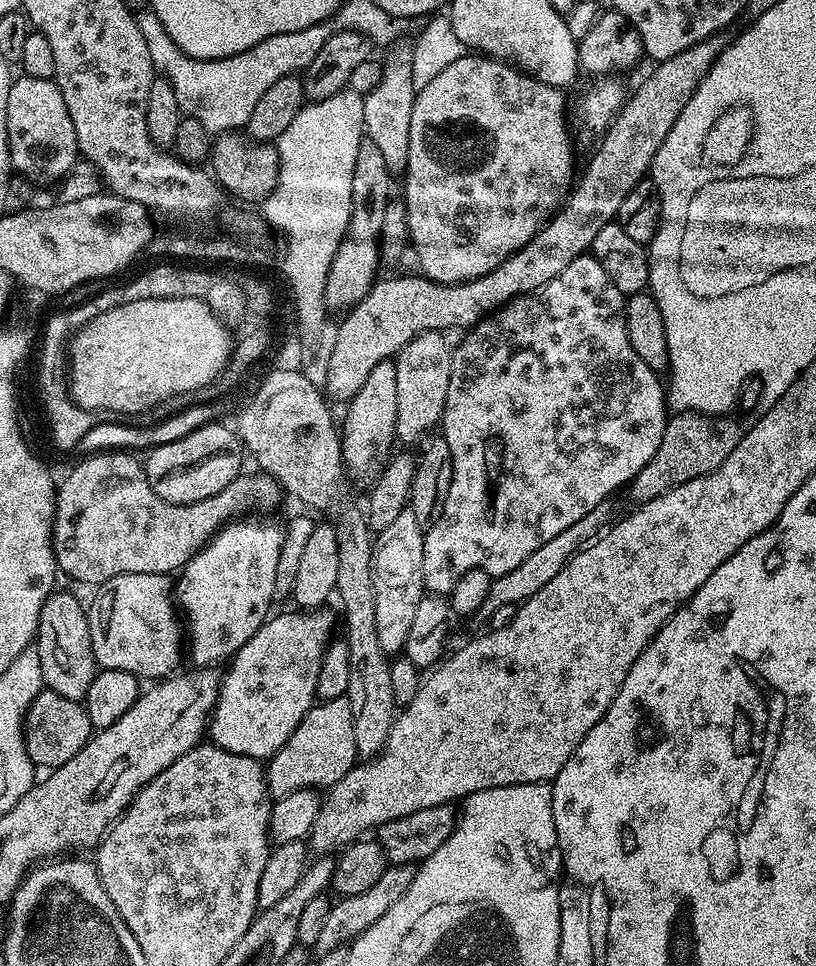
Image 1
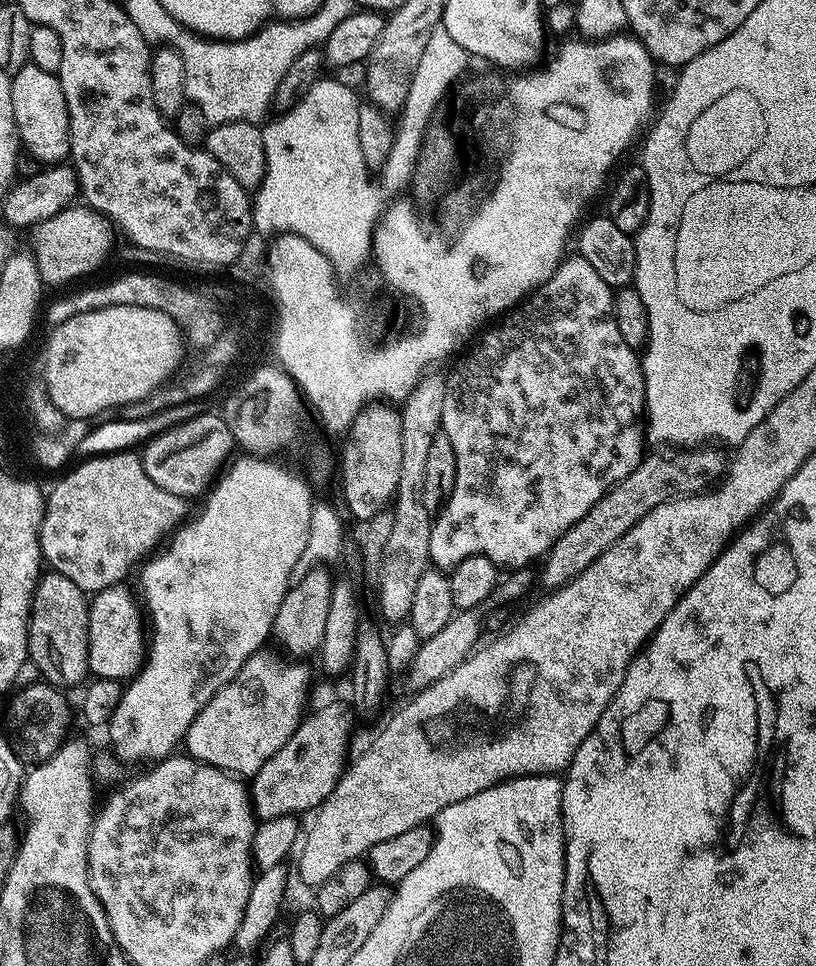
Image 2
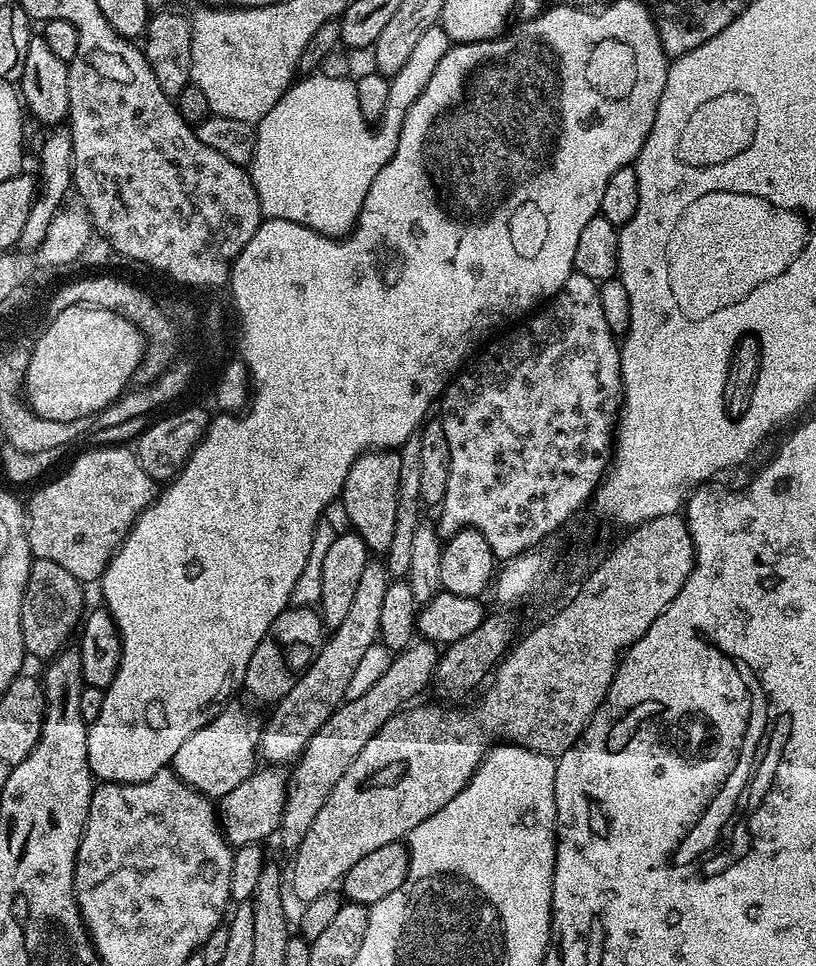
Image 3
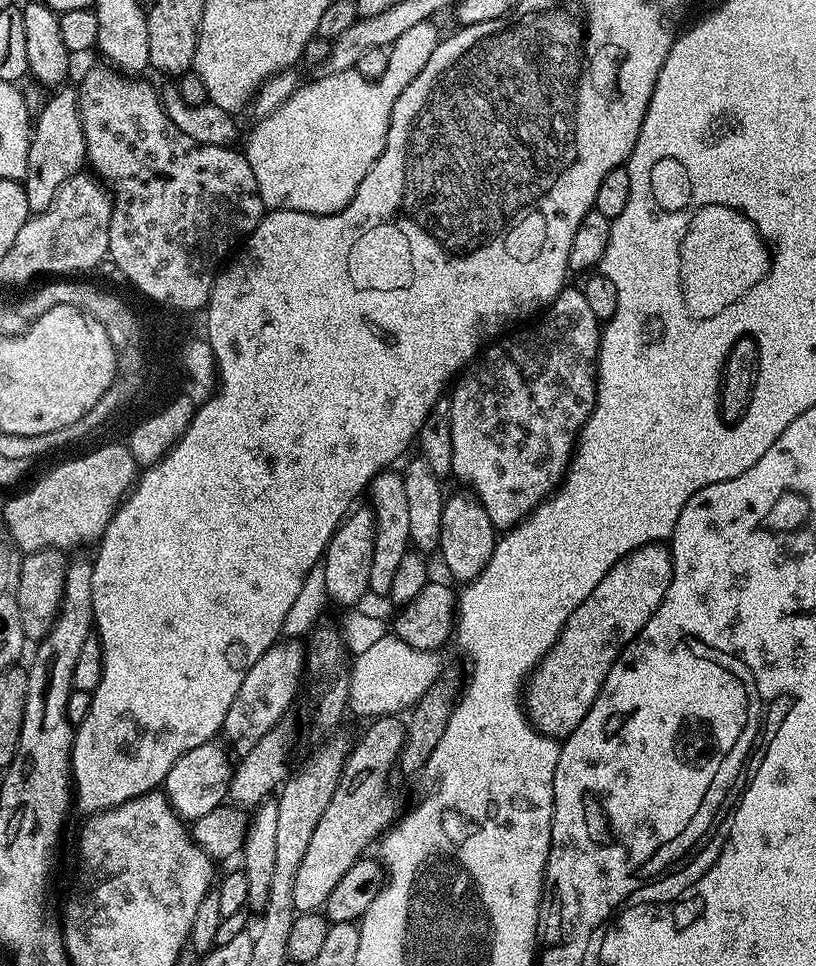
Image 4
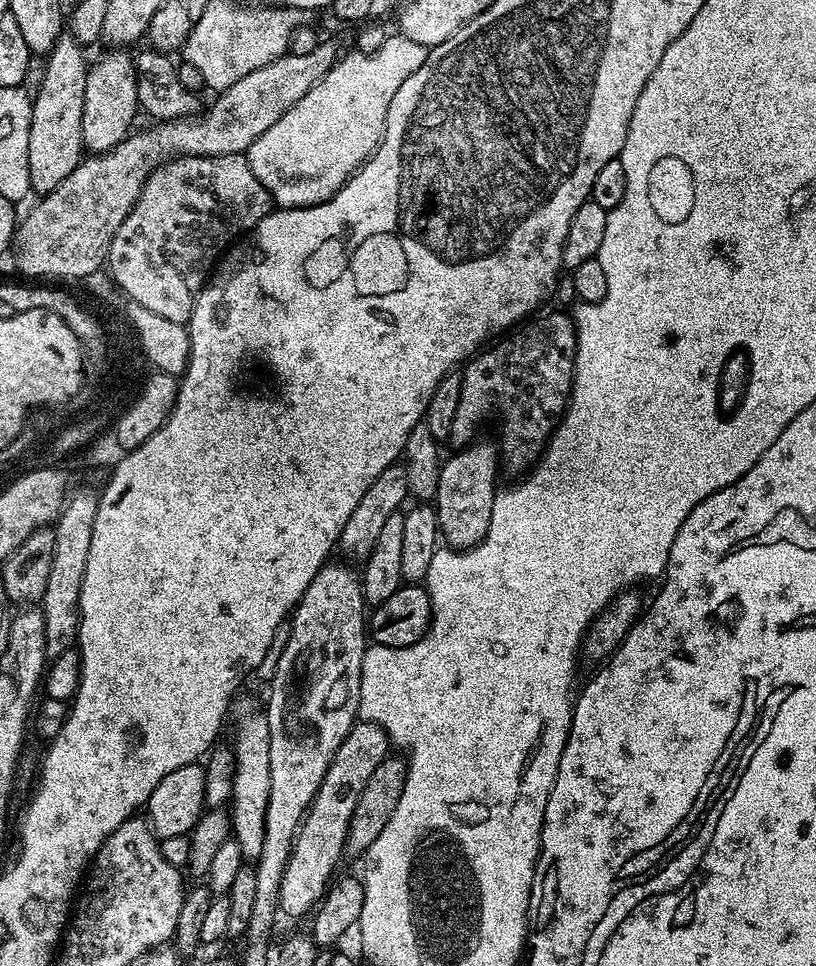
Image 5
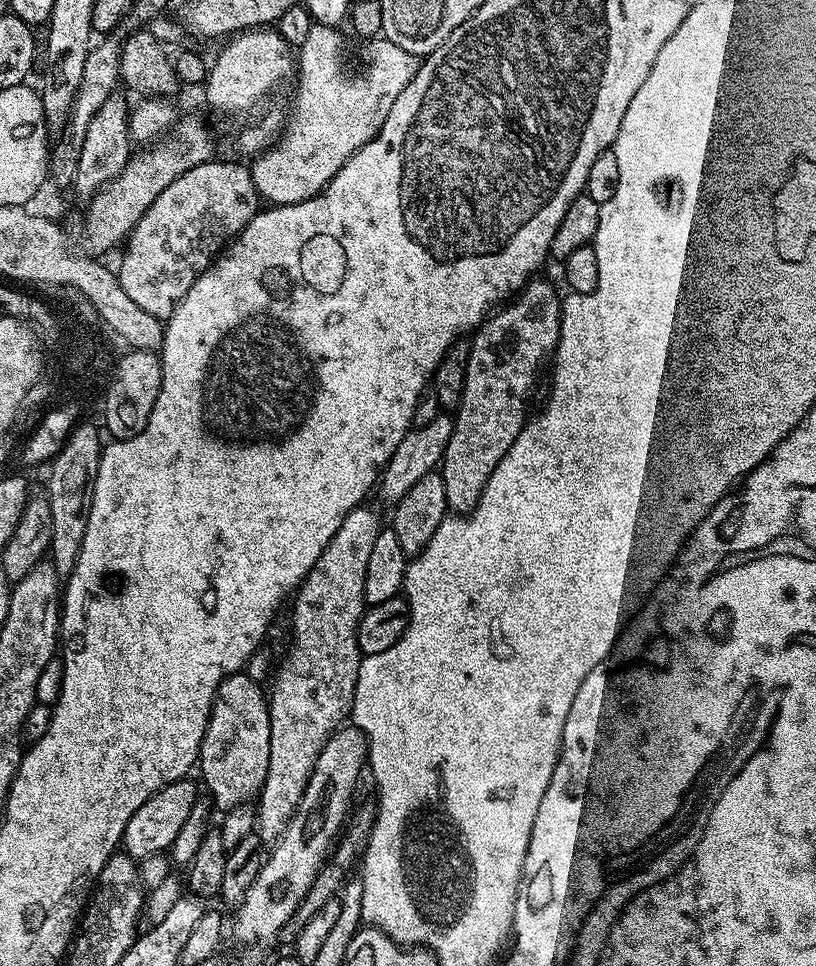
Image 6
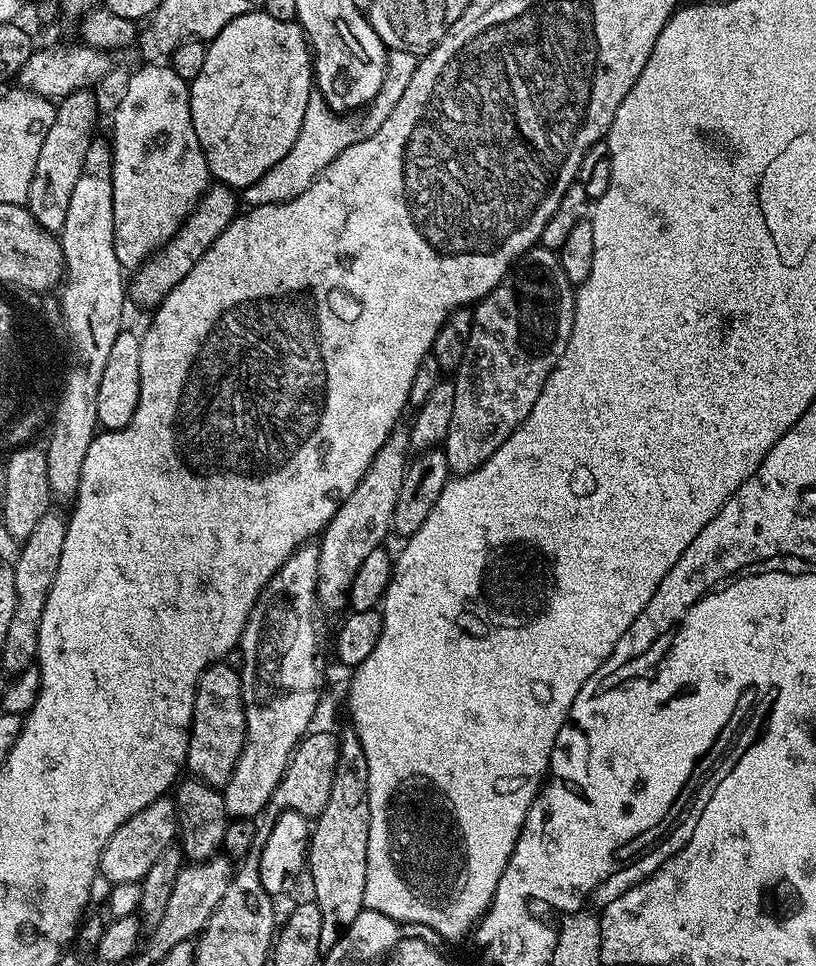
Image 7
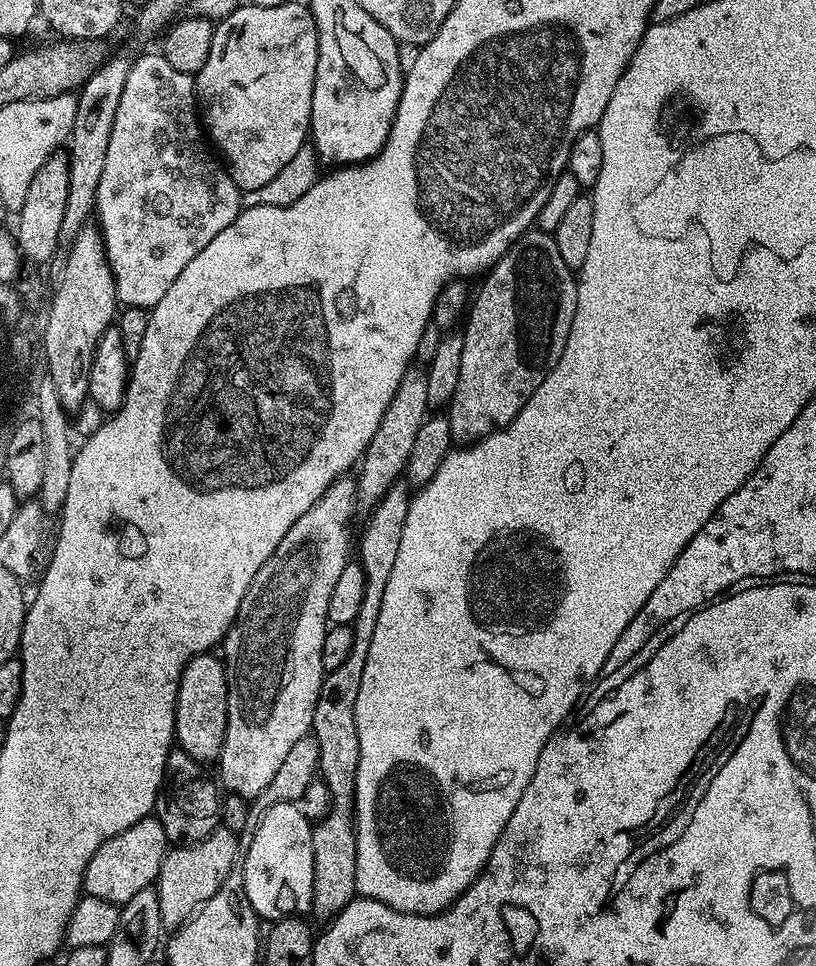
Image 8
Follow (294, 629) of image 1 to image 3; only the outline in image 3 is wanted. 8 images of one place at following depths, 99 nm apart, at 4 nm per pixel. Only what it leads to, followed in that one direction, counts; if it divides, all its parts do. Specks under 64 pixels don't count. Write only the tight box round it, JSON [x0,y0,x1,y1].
[170,707,261,798]

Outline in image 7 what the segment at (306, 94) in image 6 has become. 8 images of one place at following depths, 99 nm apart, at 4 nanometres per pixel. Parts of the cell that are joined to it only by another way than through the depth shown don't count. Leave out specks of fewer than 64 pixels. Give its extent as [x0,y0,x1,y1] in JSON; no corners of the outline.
[243,50,418,206]

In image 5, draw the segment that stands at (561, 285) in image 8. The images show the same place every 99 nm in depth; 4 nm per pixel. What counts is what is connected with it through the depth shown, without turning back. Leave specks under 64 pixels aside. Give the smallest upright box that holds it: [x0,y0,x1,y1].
[434,439,498,548]

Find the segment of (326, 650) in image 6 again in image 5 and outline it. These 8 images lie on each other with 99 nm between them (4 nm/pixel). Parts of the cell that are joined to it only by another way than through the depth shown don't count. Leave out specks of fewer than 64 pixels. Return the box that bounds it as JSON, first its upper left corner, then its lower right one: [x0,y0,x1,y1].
[246,562,366,948]

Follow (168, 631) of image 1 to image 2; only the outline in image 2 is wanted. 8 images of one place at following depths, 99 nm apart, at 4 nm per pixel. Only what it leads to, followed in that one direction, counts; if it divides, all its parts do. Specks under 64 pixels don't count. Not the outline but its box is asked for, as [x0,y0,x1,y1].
[88,586,146,682]

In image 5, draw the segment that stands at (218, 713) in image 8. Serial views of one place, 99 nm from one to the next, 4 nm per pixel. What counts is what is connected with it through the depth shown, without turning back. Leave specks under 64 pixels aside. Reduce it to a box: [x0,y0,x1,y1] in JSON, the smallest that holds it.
[230,699,270,862]

